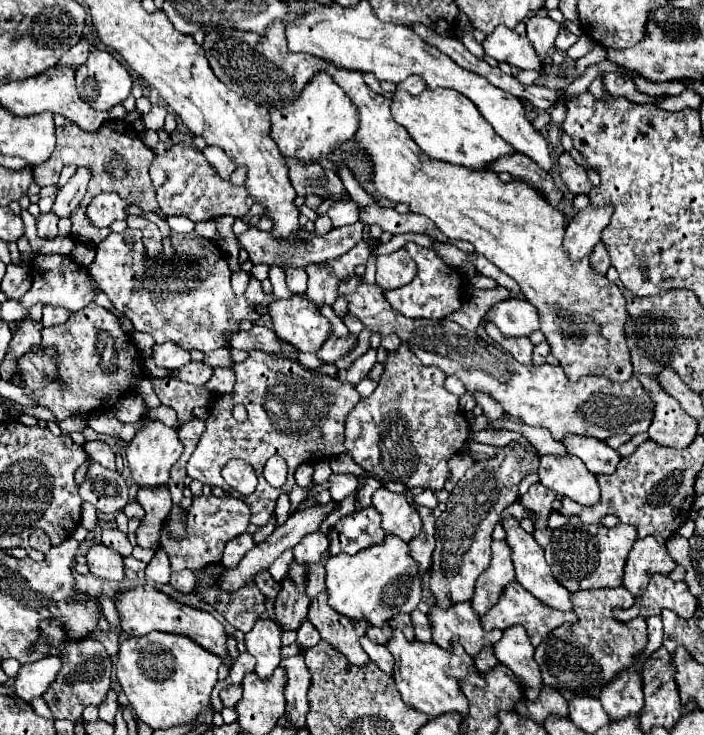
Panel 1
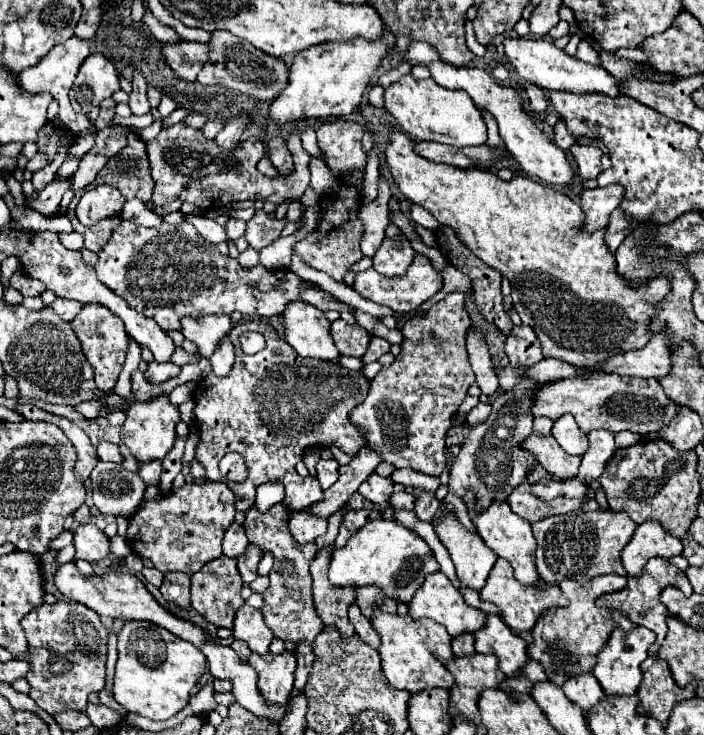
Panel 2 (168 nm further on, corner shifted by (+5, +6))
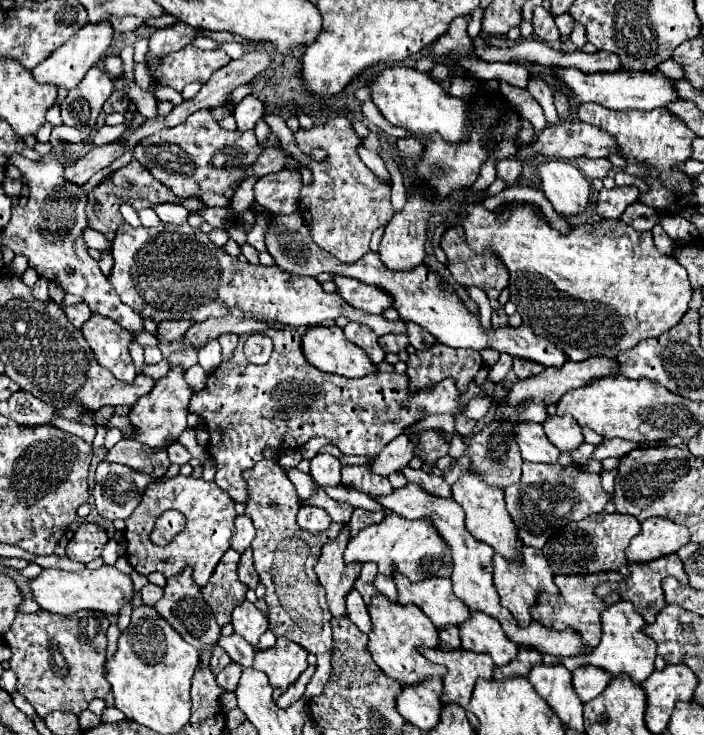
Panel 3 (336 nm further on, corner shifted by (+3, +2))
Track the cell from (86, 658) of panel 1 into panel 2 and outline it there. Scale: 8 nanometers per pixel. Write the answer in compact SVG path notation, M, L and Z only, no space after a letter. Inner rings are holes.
M58 600L56 604L42 604L30 610L22 618L22 628L30 646L30 670L26 674L30 684L28 696L52 716L64 710L86 712L88 694L104 688L108 630L102 626L100 616L78 602Z

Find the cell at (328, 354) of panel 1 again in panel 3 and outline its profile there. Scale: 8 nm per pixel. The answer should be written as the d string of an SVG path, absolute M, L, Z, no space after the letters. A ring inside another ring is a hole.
M348 322L348 324L344 326L344 336L346 336L352 344L360 346L374 364L384 360L386 354L384 354L384 350L378 346L378 336L376 336L372 330L368 330L368 326L362 326L362 324L358 324L358 322Z

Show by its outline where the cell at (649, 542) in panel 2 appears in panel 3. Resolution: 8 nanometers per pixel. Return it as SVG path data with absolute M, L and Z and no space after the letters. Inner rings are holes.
M648 518L642 522L642 532L632 538L626 558L628 562L644 564L676 552L688 542L688 528L664 518Z

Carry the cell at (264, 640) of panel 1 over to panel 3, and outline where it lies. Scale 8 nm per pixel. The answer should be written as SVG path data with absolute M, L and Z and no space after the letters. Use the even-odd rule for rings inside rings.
M246 600L232 612L232 626L236 634L240 634L244 640L248 640L248 644L256 648L260 636L268 630L268 618L252 602Z

